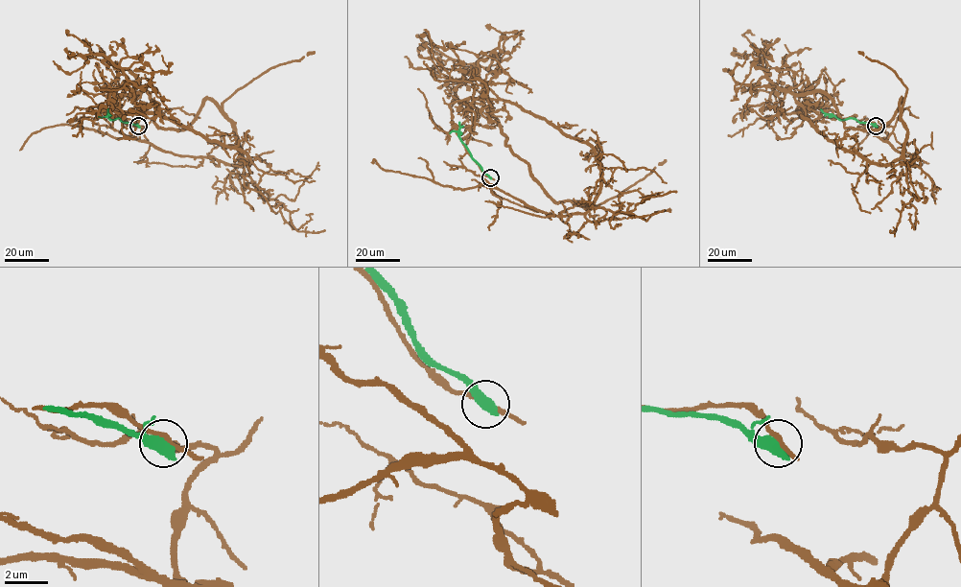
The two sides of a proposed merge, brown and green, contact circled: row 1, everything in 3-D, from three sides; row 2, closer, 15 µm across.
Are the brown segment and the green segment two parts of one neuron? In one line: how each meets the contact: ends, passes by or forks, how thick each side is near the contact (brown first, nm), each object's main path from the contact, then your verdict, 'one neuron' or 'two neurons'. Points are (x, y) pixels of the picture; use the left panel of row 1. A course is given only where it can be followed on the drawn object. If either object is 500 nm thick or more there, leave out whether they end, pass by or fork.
200/650 nm | brown via (138, 126), (98, 107), (168, 117), (237, 147), (249, 163), (177, 155), (69, 125), (34, 132), (19, 150) | green via (138, 126), (124, 123), (120, 118), (110, 119), (107, 108) | two neurons

